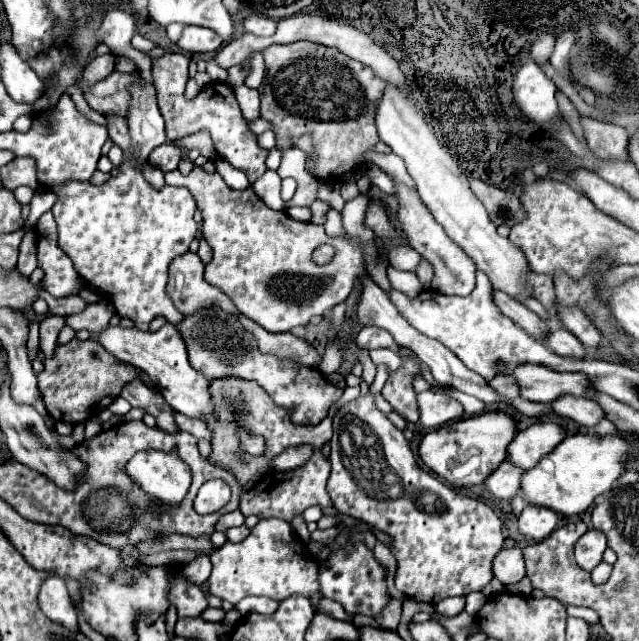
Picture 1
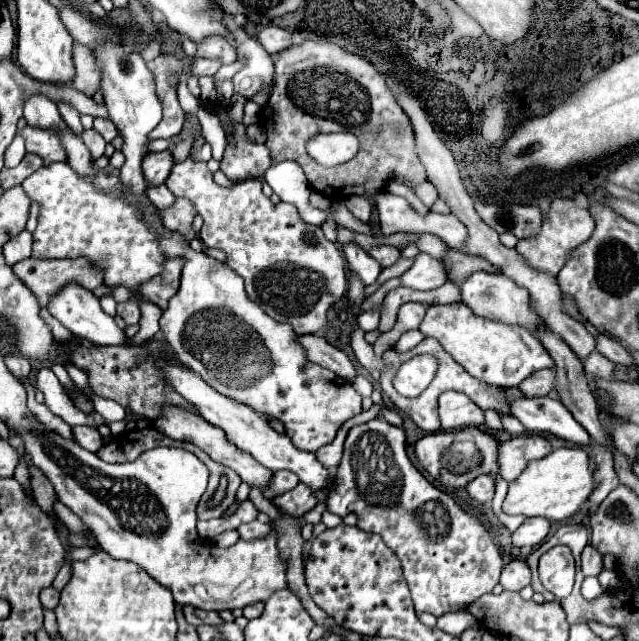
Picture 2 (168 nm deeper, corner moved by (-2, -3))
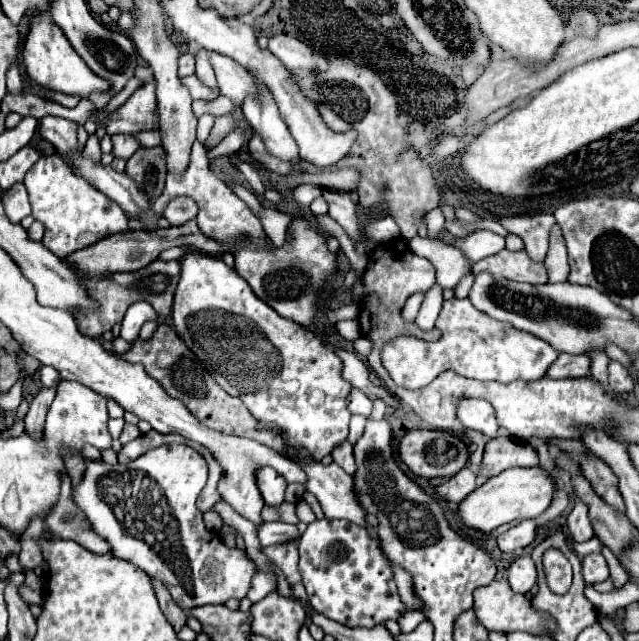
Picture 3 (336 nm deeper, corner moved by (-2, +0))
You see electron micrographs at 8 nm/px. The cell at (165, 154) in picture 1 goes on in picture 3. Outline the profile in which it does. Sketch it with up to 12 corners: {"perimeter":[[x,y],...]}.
{"perimeter":[[139,148],[127,174],[155,200],[165,186],[165,150]]}

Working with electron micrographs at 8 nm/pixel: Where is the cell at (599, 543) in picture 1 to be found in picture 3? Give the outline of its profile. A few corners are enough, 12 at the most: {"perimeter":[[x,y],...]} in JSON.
{"perimeter":[[603,554],[583,558],[583,578],[597,584],[609,578]]}

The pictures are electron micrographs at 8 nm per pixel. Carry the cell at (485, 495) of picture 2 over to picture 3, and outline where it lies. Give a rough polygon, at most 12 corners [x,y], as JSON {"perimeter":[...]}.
{"perimeter":[[469,468],[439,486],[449,502],[461,502],[477,488],[477,476]]}

